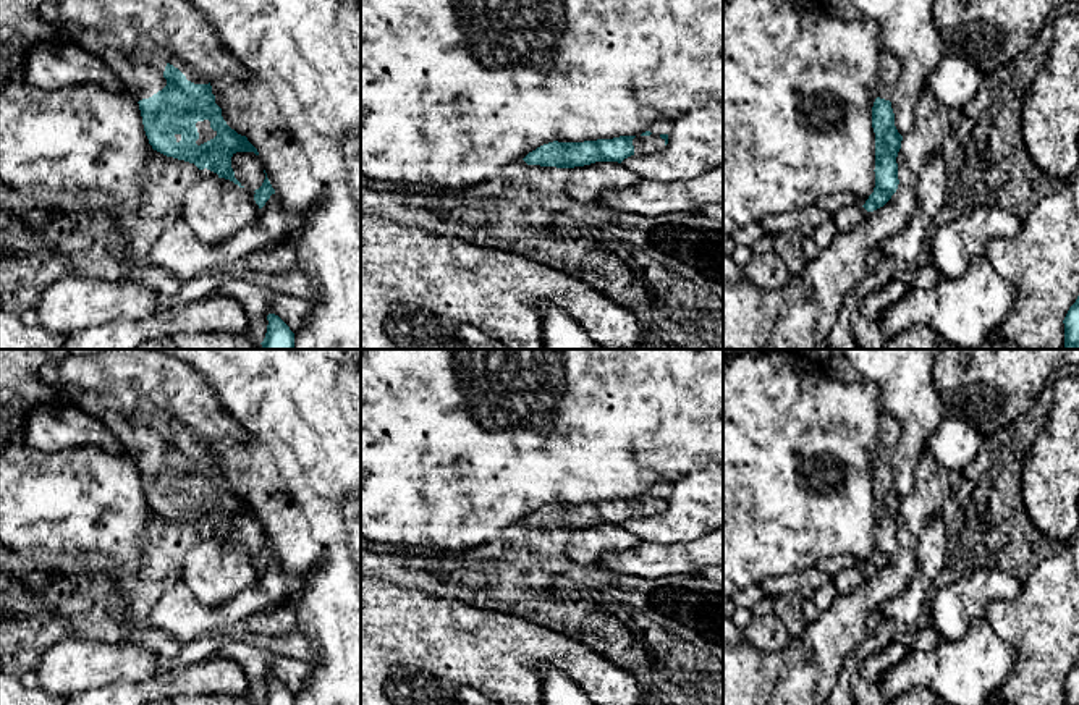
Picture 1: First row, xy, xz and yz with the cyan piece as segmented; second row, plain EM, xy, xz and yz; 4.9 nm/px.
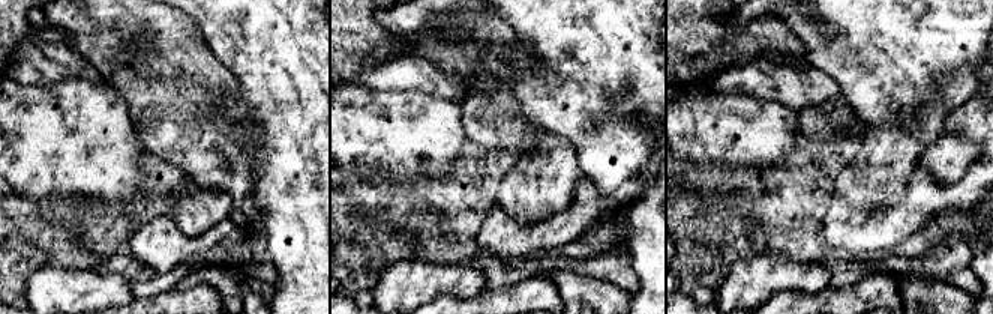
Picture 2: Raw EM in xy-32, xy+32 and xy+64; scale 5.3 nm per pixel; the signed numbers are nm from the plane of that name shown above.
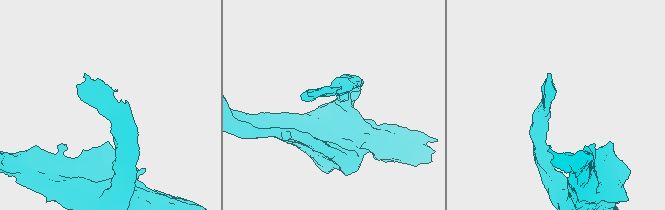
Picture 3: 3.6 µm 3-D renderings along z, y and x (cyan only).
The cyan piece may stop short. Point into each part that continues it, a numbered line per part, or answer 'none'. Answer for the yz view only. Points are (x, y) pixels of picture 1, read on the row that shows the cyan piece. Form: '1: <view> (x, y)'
1: yz (888, 65)

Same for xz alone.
1: xz (643, 144)

